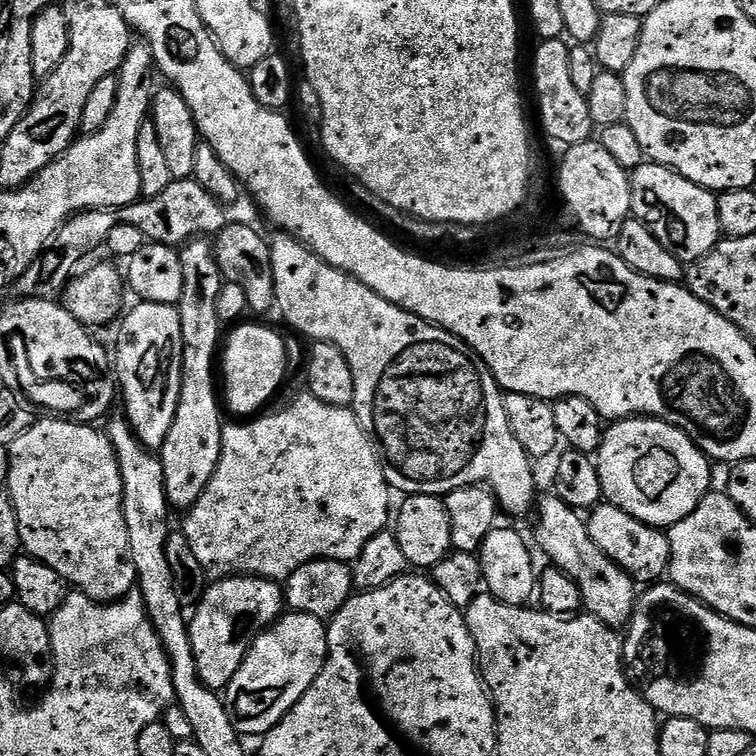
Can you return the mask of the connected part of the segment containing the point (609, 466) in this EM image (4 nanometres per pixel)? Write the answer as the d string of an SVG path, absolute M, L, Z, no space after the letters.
M629 418L609 423L595 465L607 503L661 530L682 522L713 487L713 461L681 428L665 420Z

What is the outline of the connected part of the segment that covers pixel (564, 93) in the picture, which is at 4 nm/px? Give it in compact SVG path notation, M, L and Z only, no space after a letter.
M563 39L537 43L532 76L536 79L536 100L540 103L540 120L544 123L545 134L563 146L571 146L593 139L594 125L587 95L579 92L570 78L570 48L564 43Z

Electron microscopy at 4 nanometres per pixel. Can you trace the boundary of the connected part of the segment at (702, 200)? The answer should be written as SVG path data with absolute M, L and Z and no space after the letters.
M645 162L630 176L632 182L632 216L645 224L681 262L695 262L712 251L722 239L718 222L716 196L699 188L673 168Z

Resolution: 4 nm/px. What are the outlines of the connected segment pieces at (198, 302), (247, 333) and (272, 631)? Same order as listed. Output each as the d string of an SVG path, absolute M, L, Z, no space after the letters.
M197 238L188 241L179 249L180 261L182 262L182 298L178 305L180 309L180 317L182 318L182 370L180 371L180 397L178 398L178 410L174 414L174 422L170 426L170 434L166 434L166 442L158 449L158 455L162 462L162 474L164 475L164 485L166 486L166 498L169 505L173 509L180 508L179 510L187 510L193 508L198 502L198 498L202 498L202 494L206 490L206 486L210 482L210 478L214 474L214 470L218 466L220 461L220 455L222 454L222 434L225 430L225 425L220 424L220 408L222 412L222 400L218 395L218 376L212 373L212 367L217 367L218 364L218 349L222 344L222 325L220 319L217 316L218 310L218 294L220 293L220 285L222 283L222 277L220 275L220 267L216 261L216 249L207 239Z
M244 324L233 327L222 344L222 400L236 418L252 418L260 407L275 394L284 380L284 367L288 364L288 352L284 340L272 328L260 324Z
M285 611L253 639L238 674L223 693L224 708L241 737L263 737L310 690L328 657L325 621L310 614Z

